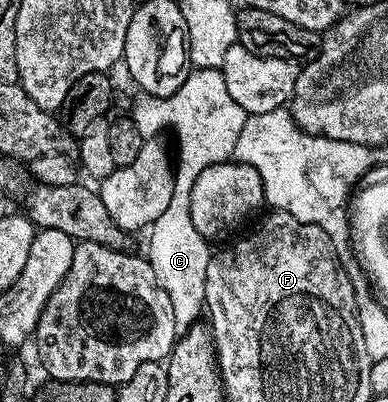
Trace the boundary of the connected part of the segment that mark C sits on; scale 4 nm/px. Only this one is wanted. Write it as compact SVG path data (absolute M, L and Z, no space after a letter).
M195 78L187 79L180 88L173 93L172 96L148 96L140 95L134 101L133 117L138 130L145 138L155 138L160 135L162 128L179 128L186 122L187 116L191 116L196 112L197 115L203 116L203 120L207 125L204 126L203 132L199 132L196 136L187 136L179 144L179 156L177 152L177 163L175 164L175 185L173 186L173 198L169 202L169 206L165 206L165 214L161 214L161 218L157 218L149 229L151 241L147 244L147 252L145 251L145 259L153 266L153 274L157 274L157 282L161 282L161 286L165 290L165 294L169 294L169 302L173 302L173 322L176 329L186 330L193 324L200 323L203 312L203 303L208 301L205 294L205 270L211 261L212 245L201 234L197 234L197 226L193 226L193 214L191 213L191 195L193 194L193 182L197 182L197 174L201 174L201 170L205 170L214 164L222 164L230 161L235 154L237 146L237 134L241 134L241 126L245 126L249 113L241 106L237 106L237 102L233 102L233 98L229 98L229 90L222 86L216 87L215 96L207 96L203 100L203 104L199 104L194 108L191 105L191 99L195 96L199 84Z

